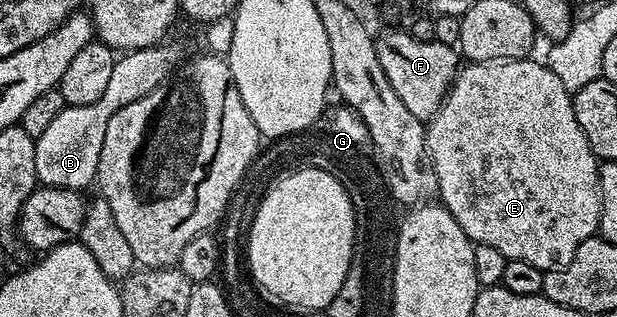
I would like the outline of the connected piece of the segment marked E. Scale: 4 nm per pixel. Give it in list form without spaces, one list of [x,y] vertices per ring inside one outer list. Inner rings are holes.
[[[532,57],[510,58],[508,62],[469,62],[457,71],[449,93],[445,95],[437,113],[428,119],[425,128],[425,139],[429,149],[429,159],[435,168],[437,191],[440,205],[455,216],[459,228],[474,244],[491,244],[499,248],[507,260],[527,260],[527,264],[535,264],[540,270],[554,270],[560,266],[571,264],[571,256],[583,244],[583,240],[594,237],[601,225],[601,171],[599,159],[594,154],[587,136],[583,136],[583,128],[579,128],[579,120],[575,120],[573,94],[563,86],[561,80],[544,61],[533,62]]]

